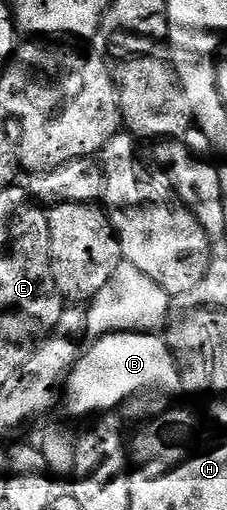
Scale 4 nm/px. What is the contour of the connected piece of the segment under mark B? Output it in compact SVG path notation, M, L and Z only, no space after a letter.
M107 333L94 342L91 350L80 356L79 362L71 368L65 386L65 405L75 417L91 417L94 413L107 413L119 409L131 401L135 413L143 413L150 405L159 405L170 397L180 396L179 368L166 340L155 333Z

